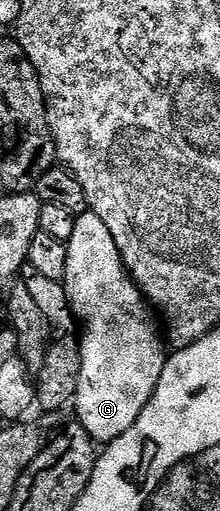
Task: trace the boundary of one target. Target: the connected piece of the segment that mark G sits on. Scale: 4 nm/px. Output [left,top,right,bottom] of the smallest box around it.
[62,211,169,445]

